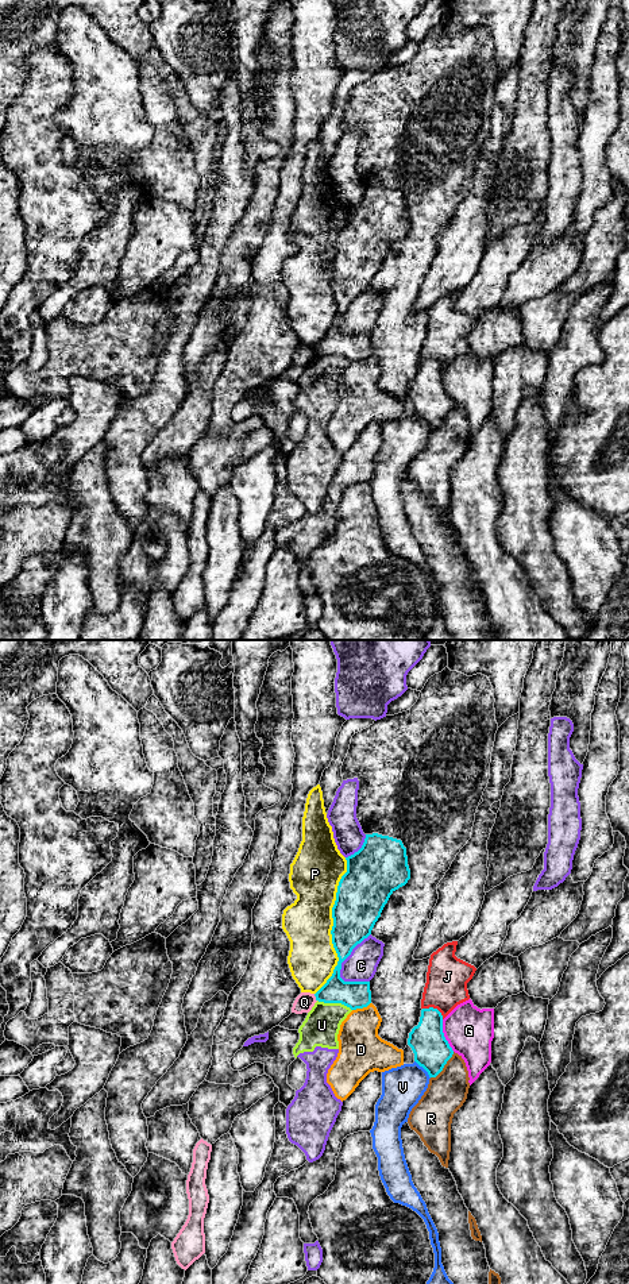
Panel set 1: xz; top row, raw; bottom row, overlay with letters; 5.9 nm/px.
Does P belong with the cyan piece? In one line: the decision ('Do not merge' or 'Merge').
Do not merge

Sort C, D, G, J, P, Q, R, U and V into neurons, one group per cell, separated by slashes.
C U / D / G / J / P / Q / R / V

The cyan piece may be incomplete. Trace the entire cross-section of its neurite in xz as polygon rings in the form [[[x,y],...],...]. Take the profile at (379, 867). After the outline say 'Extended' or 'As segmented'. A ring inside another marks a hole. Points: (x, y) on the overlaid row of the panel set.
[[[378,833],[366,834],[362,848],[346,857],[346,860],[347,872],[339,882],[336,901],[332,907],[333,926],[331,934],[339,961],[332,976],[314,996],[319,1002],[341,1003],[351,1010],[356,1010],[367,1007],[371,1003],[370,982],[344,982],[340,978],[341,963],[358,944],[371,934],[390,895],[410,879],[410,870],[406,848],[402,841]]]. As segmented

